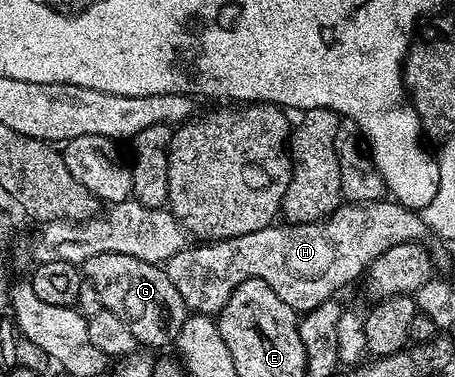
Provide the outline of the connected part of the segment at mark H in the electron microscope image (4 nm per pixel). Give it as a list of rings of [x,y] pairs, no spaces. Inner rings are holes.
[[[395,200],[341,204],[333,214],[320,222],[283,225],[273,224],[260,231],[250,232],[249,235],[194,244],[198,246],[189,245],[169,258],[166,269],[170,284],[178,288],[178,296],[182,296],[185,307],[197,314],[216,316],[243,281],[257,278],[265,281],[290,308],[297,312],[307,312],[336,296],[343,286],[350,285],[359,274],[361,277],[368,265],[382,256],[382,252],[386,252],[386,248],[394,248],[394,244],[403,242],[420,242],[423,234],[426,234],[423,217]]]

